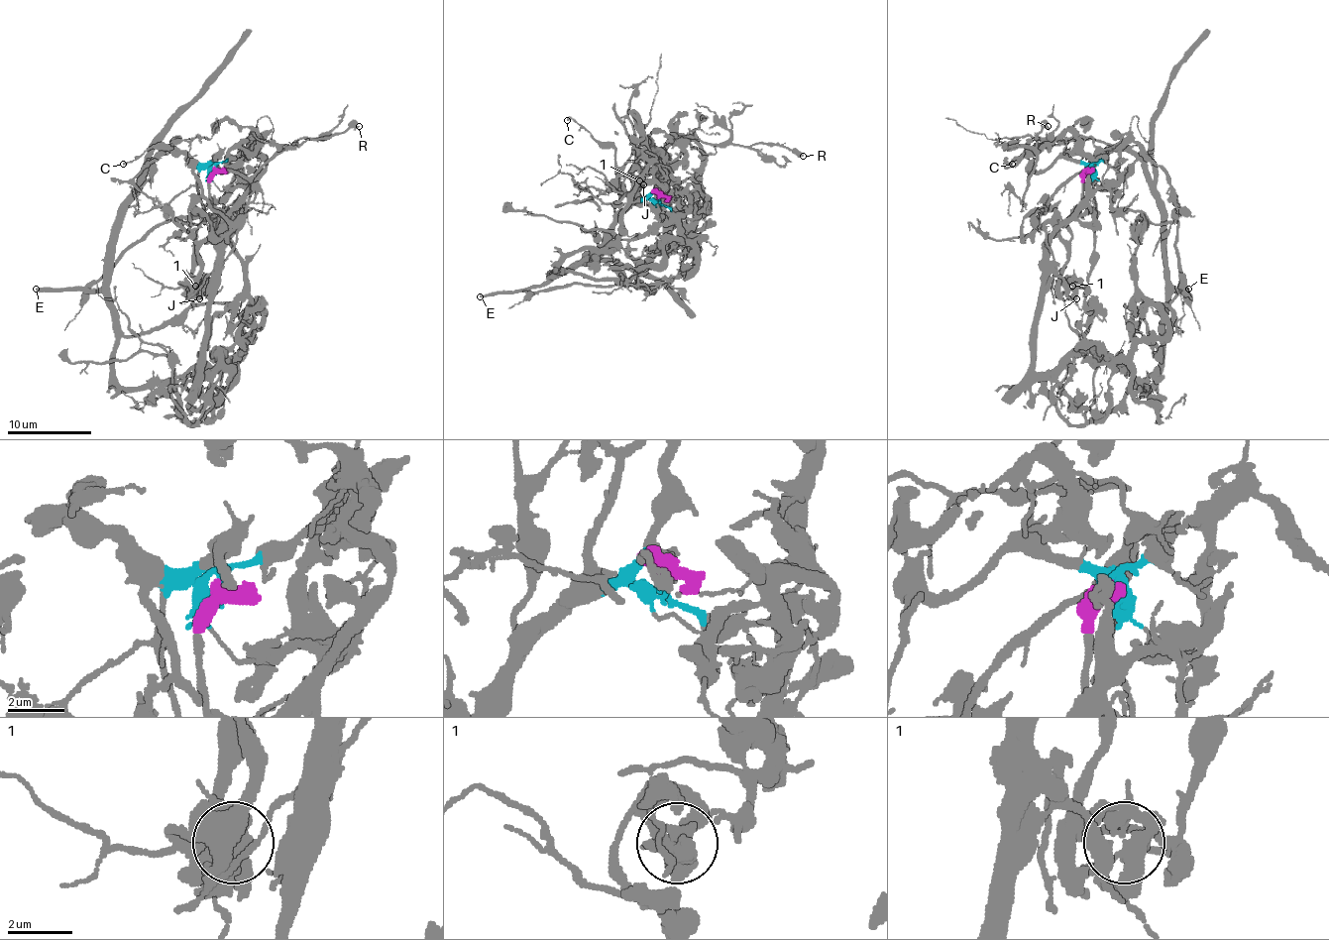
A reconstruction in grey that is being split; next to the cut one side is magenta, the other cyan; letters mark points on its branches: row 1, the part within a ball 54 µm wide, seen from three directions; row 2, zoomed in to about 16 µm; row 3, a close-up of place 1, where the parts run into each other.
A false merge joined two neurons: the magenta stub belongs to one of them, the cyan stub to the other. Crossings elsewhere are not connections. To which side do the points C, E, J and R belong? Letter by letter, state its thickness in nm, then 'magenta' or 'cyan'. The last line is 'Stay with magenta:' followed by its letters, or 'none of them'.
C: calibre 170 nm; cyan
E: calibre 320 nm; cyan
J: calibre 500 nm; magenta
R: calibre 400 nm; cyan
Stay with magenta: J

